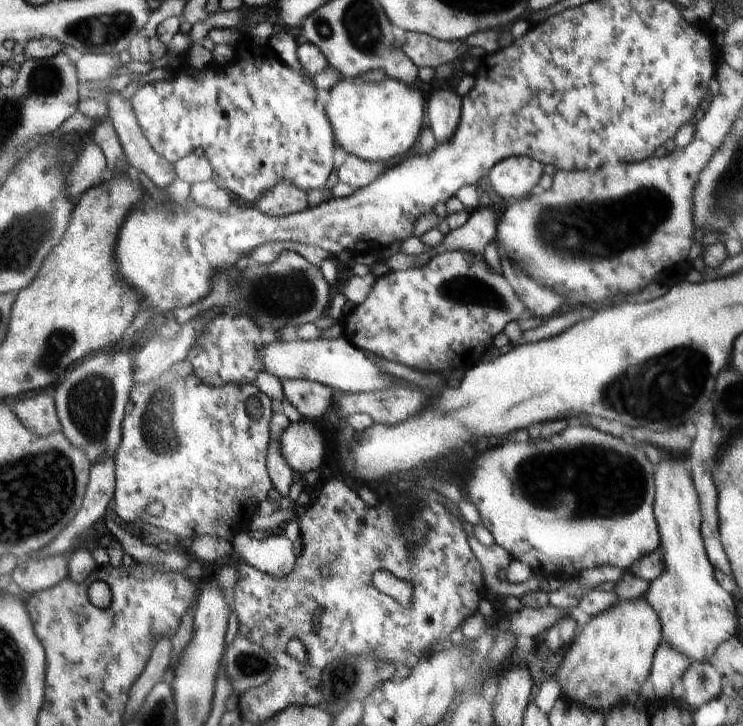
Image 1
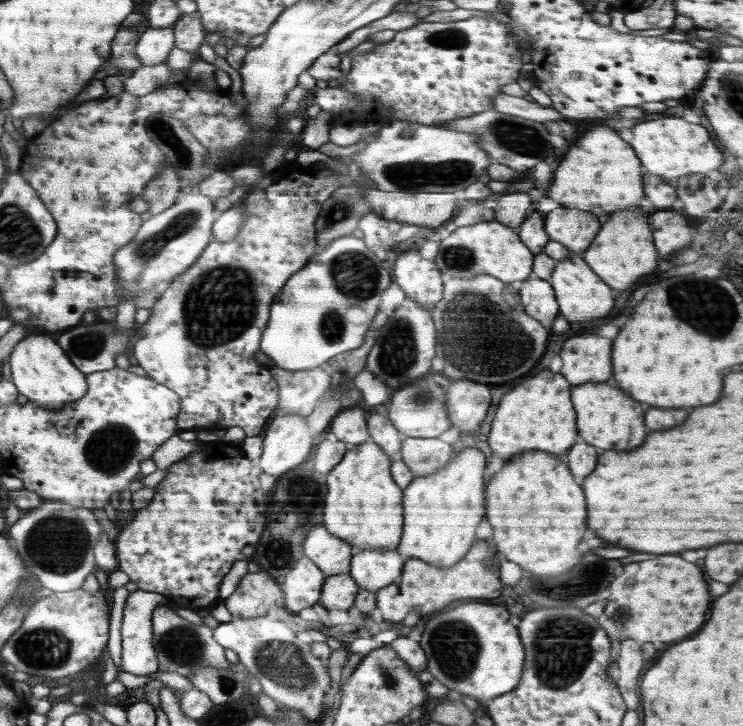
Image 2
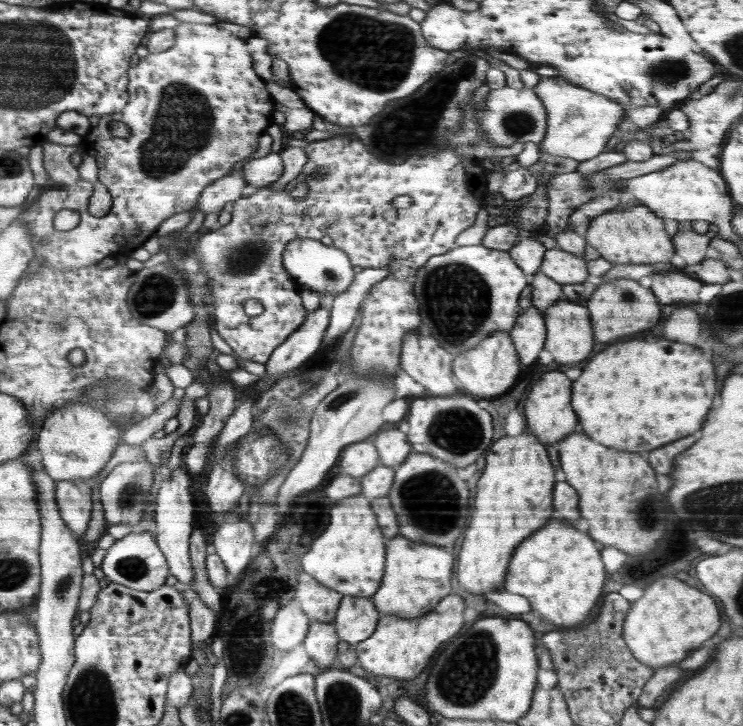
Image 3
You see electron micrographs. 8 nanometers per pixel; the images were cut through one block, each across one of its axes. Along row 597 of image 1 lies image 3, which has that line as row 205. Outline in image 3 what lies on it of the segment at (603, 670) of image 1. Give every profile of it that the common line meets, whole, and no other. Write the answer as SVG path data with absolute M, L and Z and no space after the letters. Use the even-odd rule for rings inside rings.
M640 205L626 210L610 210L590 220L585 240L600 252L600 256L614 265L670 264L675 248L663 225L663 218L648 206Z

